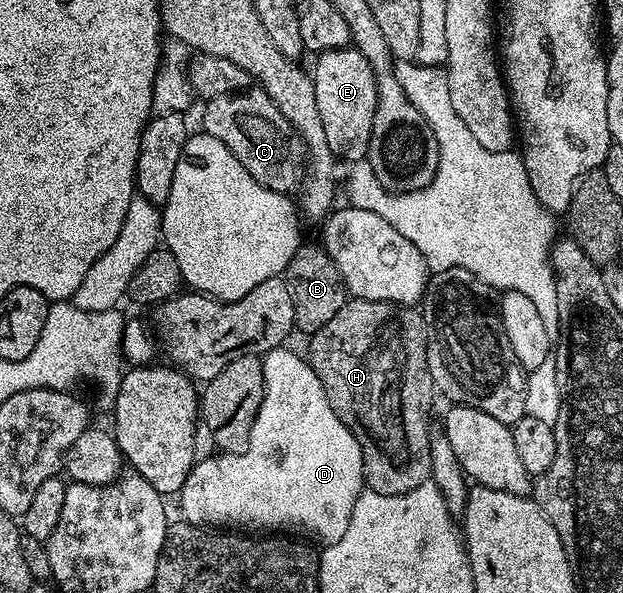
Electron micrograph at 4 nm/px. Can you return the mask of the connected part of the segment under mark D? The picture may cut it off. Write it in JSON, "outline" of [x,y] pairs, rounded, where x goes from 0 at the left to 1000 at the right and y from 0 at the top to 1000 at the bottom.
{"outline":[[[453,582],[422,600],[425,661],[398,754],[385,767],[348,764],[343,774],[311,779],[287,830],[295,880],[342,892],[438,882],[438,889],[496,895],[509,909],[554,901],[554,880],[563,879],[560,855],[586,821],[583,764],[563,723],[531,690],[494,604],[461,587]]]}

